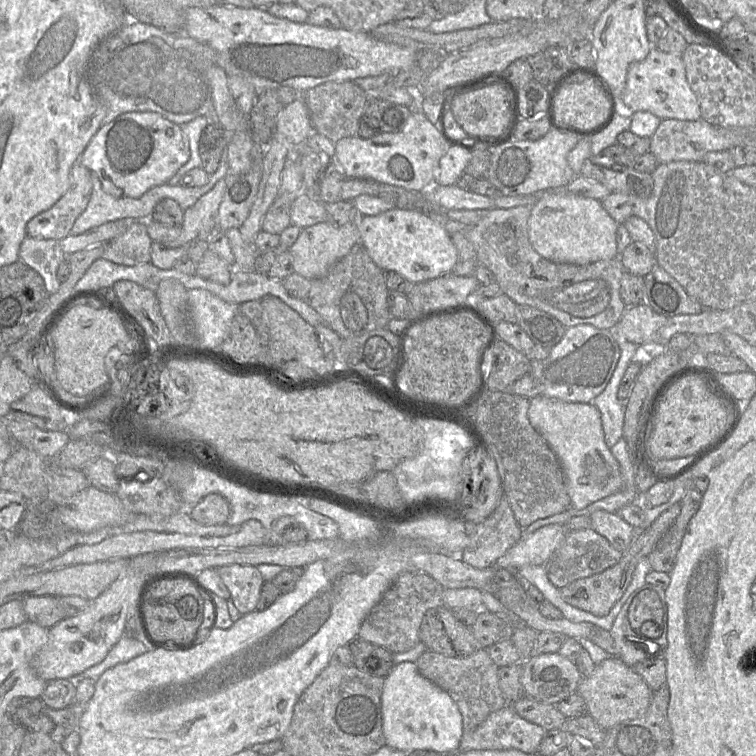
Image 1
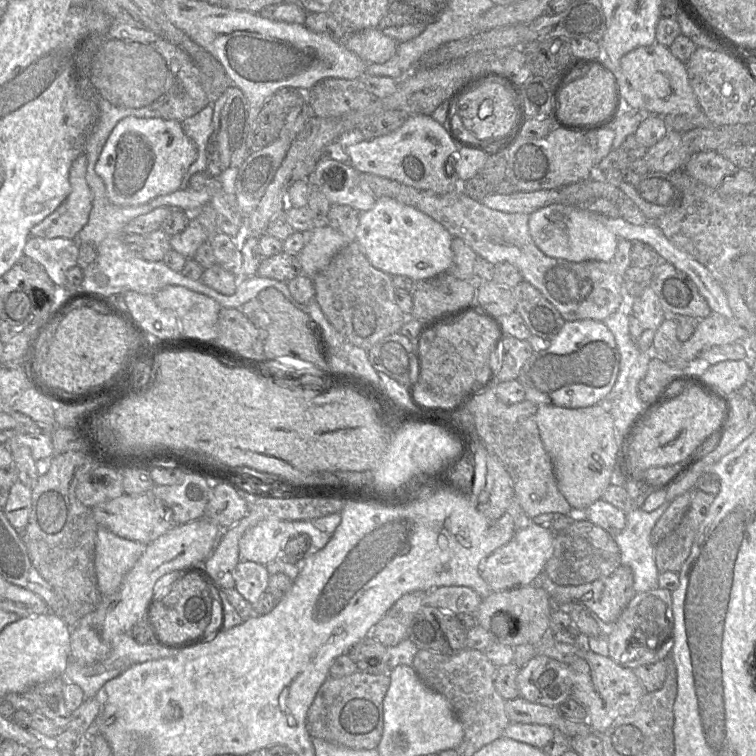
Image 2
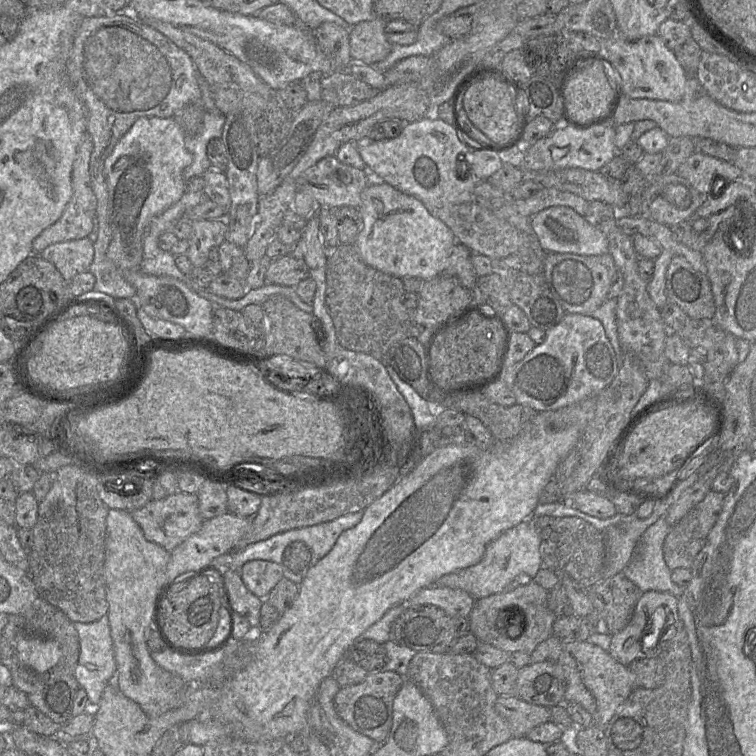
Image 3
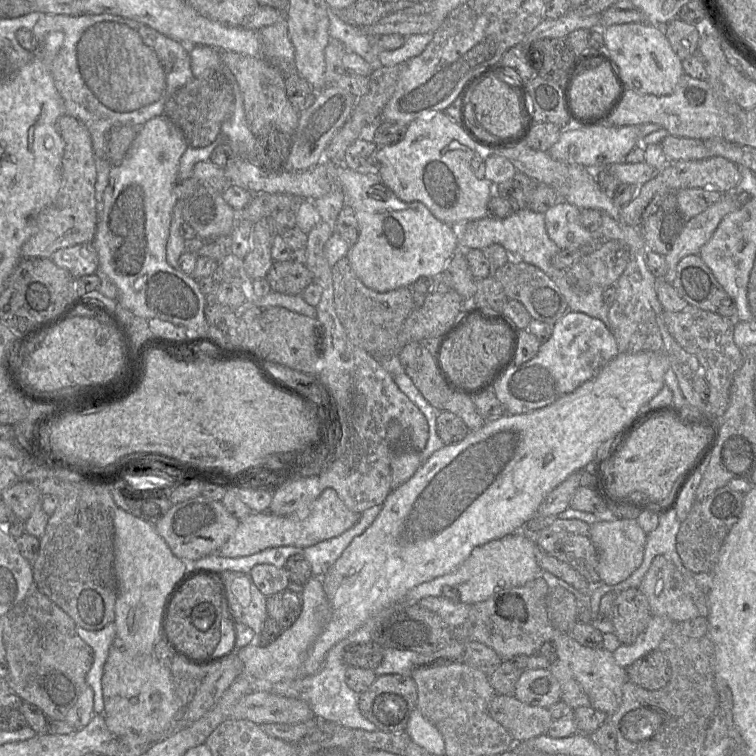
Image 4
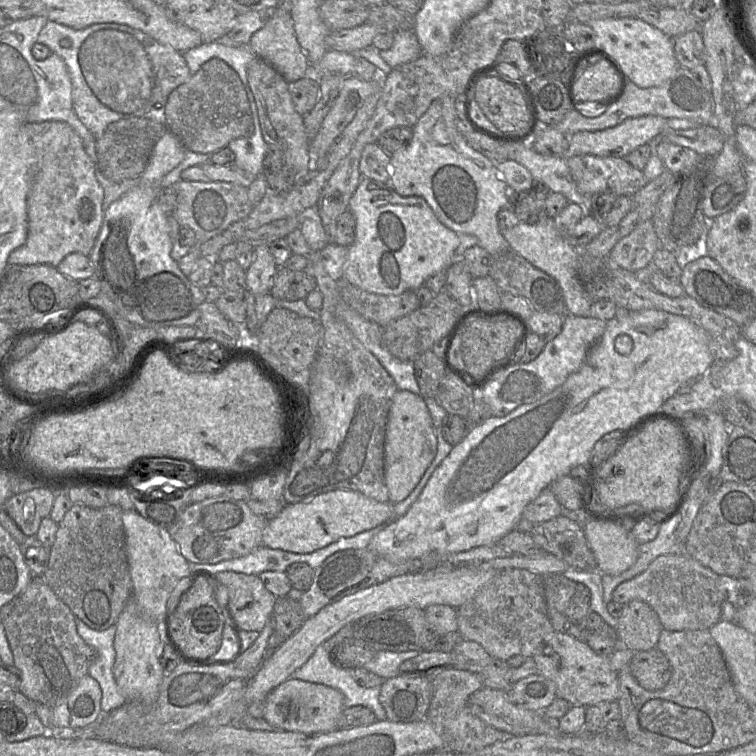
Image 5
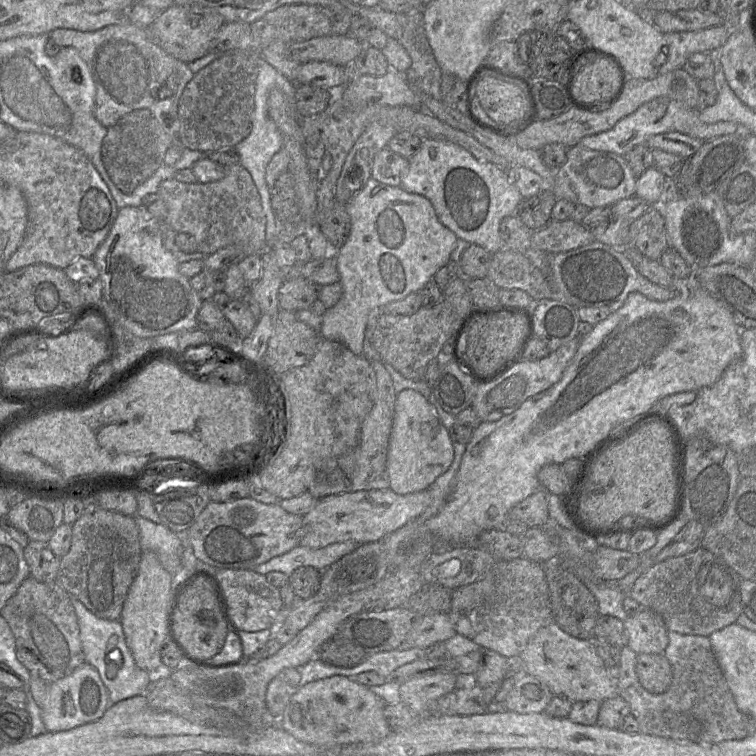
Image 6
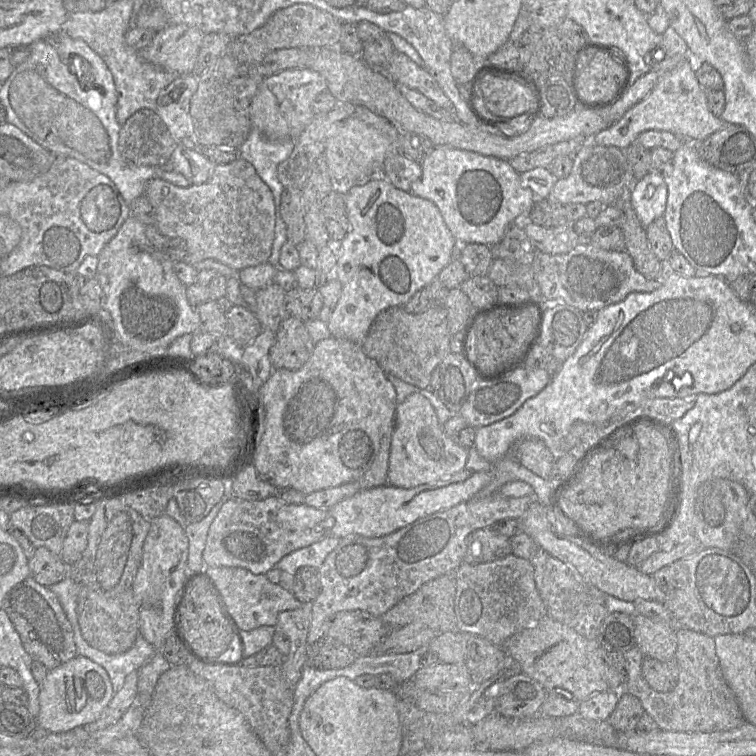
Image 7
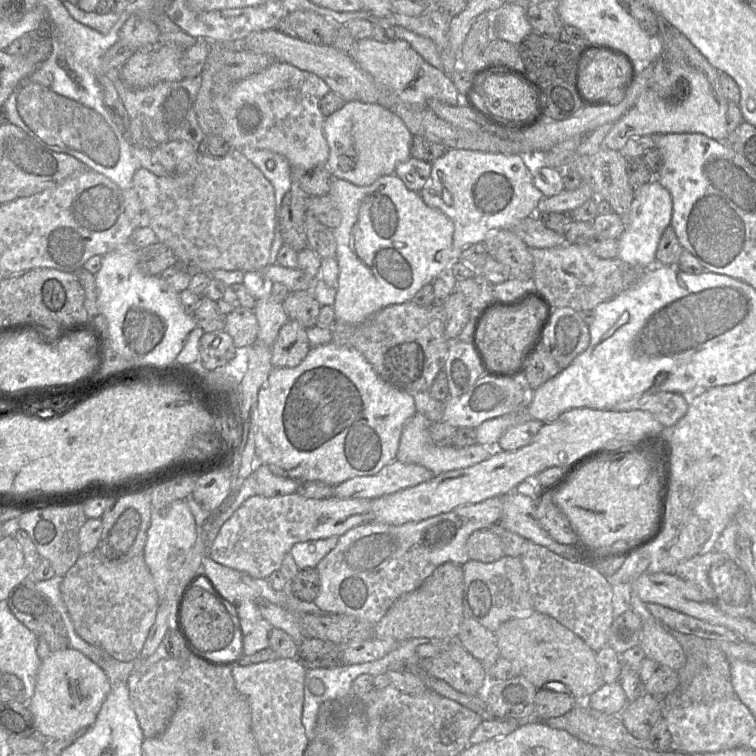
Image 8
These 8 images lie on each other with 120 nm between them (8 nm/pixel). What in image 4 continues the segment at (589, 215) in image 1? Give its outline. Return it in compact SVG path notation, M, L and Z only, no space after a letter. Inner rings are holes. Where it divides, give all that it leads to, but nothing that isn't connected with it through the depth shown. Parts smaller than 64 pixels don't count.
M564 200L544 214L547 233L560 250L576 250L595 240L596 235L581 224L580 215L578 207Z

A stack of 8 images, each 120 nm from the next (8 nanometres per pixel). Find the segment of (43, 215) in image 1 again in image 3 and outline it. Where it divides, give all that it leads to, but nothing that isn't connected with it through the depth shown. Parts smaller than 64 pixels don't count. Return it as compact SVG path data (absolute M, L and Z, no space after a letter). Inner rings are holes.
M90 135L82 139L75 156L72 167L72 196L61 216L50 226L45 228L32 242L32 254L40 254L46 247L58 242L86 238L94 228L97 199L94 194L90 173L89 162L93 151L93 143Z

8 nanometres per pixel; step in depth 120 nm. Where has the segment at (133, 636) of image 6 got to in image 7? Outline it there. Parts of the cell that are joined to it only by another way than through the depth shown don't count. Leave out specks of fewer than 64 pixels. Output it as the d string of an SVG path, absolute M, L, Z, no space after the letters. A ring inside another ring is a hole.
M165 513L151 520L132 591L139 608L139 634L156 651L163 652L164 643L173 632L175 600L188 573L188 553L189 541L181 524Z

